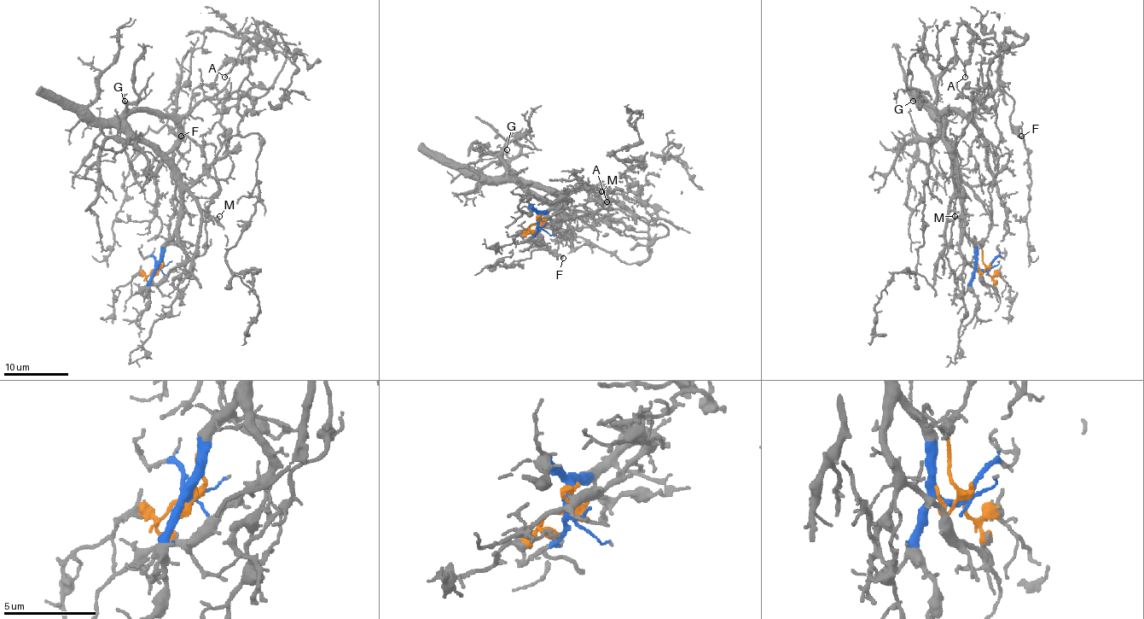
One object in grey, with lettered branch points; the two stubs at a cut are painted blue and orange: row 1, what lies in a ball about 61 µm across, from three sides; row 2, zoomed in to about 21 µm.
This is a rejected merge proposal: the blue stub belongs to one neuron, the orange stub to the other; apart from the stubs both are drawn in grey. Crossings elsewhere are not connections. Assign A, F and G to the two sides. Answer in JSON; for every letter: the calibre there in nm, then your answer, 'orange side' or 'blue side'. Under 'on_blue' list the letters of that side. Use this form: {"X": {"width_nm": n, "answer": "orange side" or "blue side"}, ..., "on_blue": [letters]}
{"A": {"width_nm": 140, "answer": "orange side"}, "F": {"width_nm": 260, "answer": "orange side"}, "G": {"width_nm": 130, "answer": "blue side"}, "on_blue": ["G"]}

